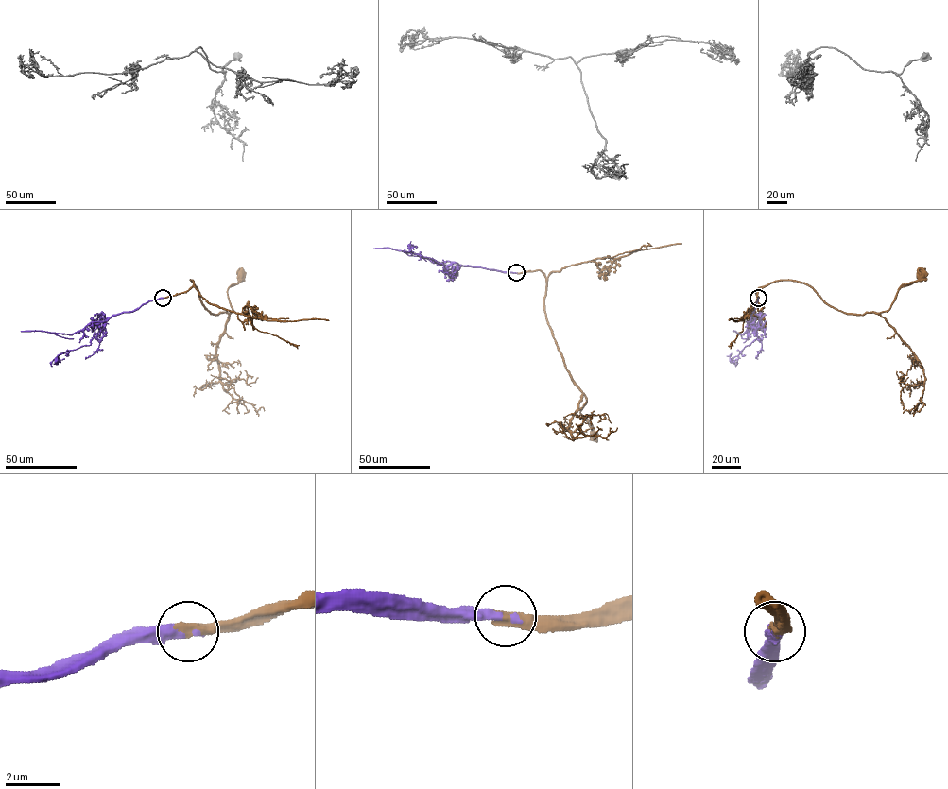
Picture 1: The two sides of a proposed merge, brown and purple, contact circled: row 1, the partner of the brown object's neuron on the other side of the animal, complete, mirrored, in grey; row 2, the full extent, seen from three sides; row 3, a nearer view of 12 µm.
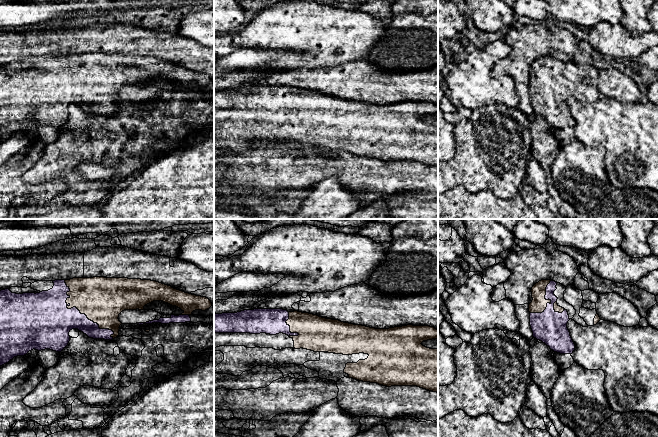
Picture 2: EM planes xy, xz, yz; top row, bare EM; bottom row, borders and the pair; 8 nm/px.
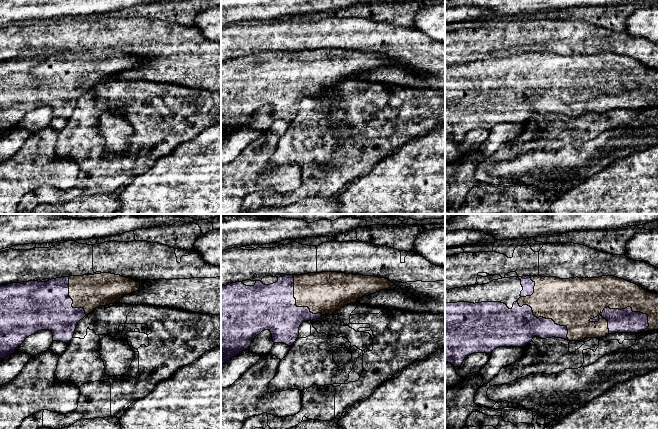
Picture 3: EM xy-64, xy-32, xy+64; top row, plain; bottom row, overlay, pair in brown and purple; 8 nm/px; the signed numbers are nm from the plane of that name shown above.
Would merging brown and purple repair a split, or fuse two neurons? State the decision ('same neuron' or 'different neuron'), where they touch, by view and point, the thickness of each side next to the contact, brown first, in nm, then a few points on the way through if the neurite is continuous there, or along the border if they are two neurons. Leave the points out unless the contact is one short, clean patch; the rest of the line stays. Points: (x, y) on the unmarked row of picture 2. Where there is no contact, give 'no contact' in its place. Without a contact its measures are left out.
same neuron; contact xy (80, 88); calibres 360 and 340 nm

